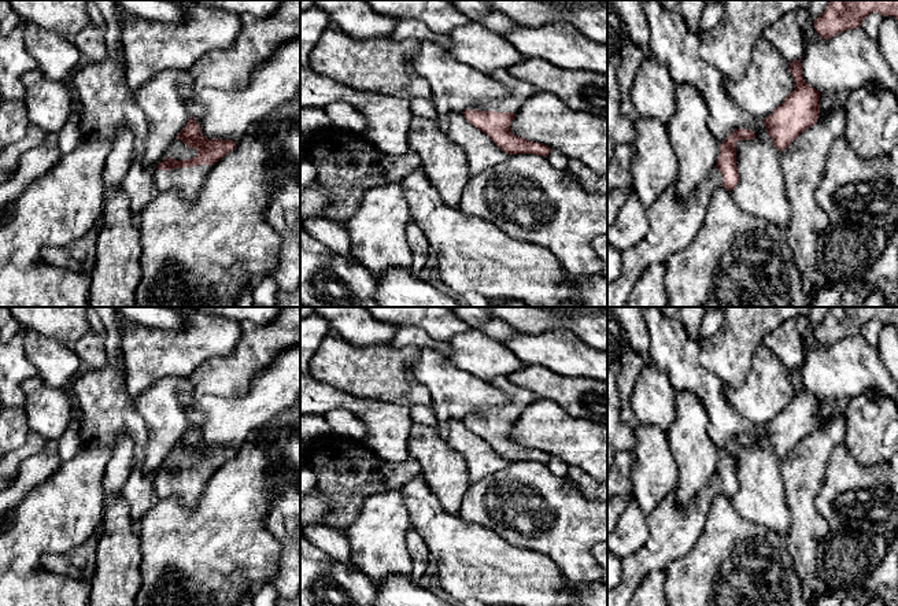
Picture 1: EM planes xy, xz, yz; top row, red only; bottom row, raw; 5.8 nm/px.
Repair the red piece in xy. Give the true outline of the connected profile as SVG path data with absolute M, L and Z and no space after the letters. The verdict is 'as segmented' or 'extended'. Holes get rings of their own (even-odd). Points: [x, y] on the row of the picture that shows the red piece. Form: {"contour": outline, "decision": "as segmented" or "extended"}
{"contour": "M191 117L182 130L175 136L188 148L196 151L192 159L175 160L166 158L159 162L155 173L156 193L177 191L182 199L195 199L206 182L213 166L228 152L236 148L232 140L208 140L200 133L200 126Z", "decision": "extended"}

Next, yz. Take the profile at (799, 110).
{"contour": "M801 59L790 63L790 73L794 78L794 90L762 119L779 151L786 149L802 132L813 126L820 115L820 92L803 80Z", "decision": "as segmented"}

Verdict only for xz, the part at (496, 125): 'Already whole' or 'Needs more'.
Needs more

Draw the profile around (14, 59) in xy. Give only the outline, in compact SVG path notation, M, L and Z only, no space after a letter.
M26 22L5 36L0 36L0 97L8 100L23 100L25 86L22 75L38 63L27 53L25 44Z

